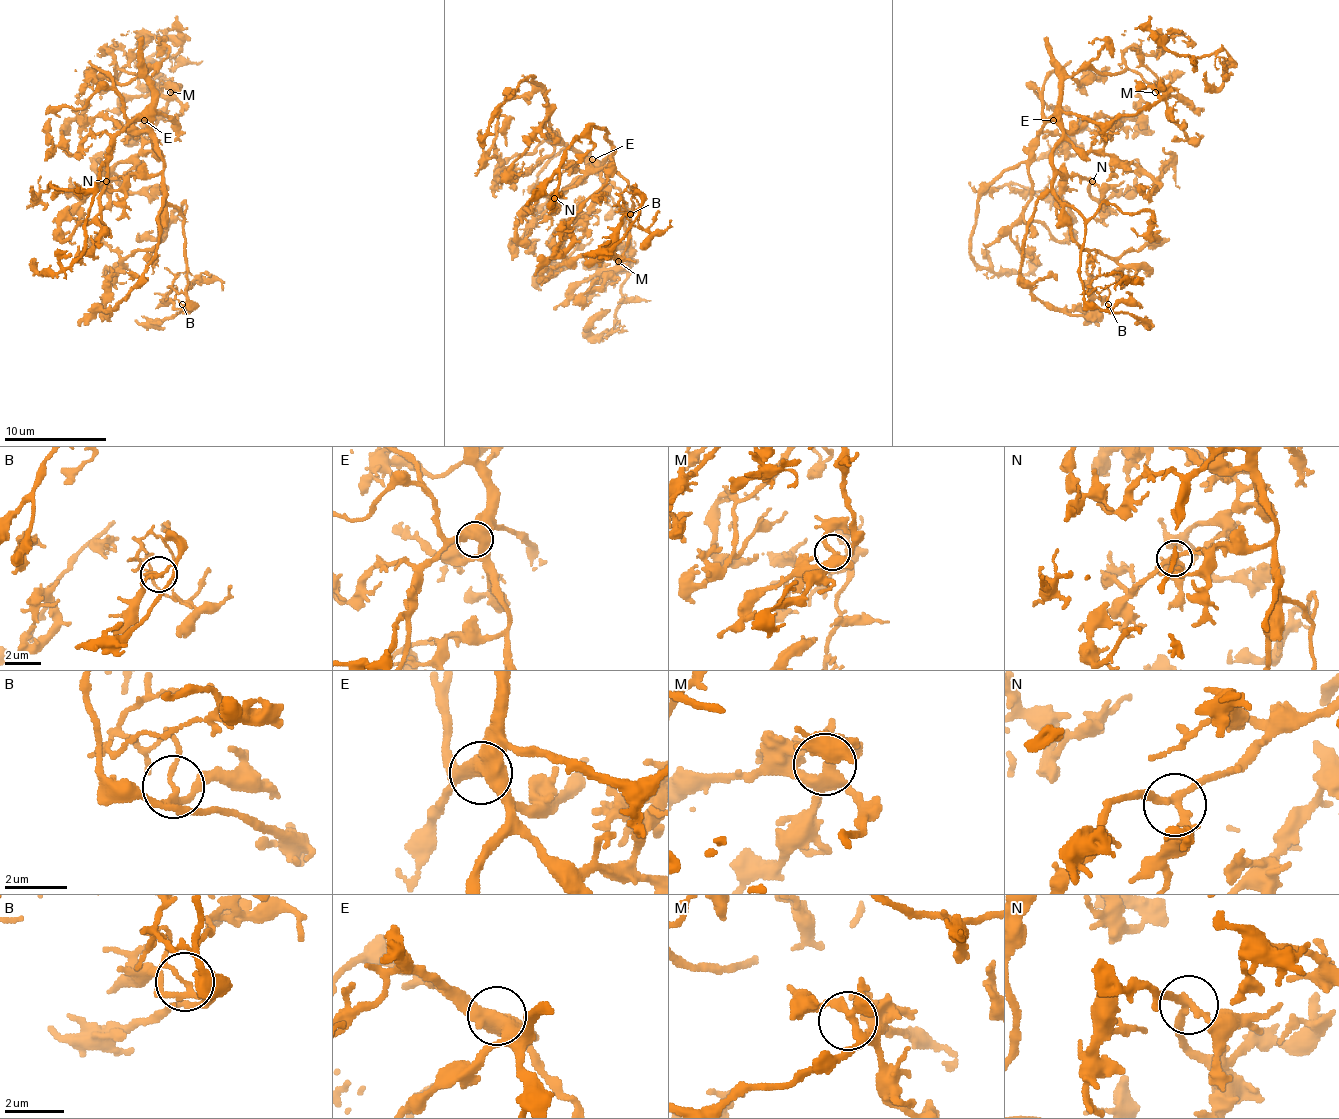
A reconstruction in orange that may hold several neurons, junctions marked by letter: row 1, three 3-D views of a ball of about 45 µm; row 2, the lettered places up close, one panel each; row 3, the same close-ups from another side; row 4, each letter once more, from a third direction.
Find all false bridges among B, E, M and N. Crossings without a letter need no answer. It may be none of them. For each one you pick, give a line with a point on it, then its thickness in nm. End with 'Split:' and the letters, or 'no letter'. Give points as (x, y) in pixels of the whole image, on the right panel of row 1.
Split: no letter

